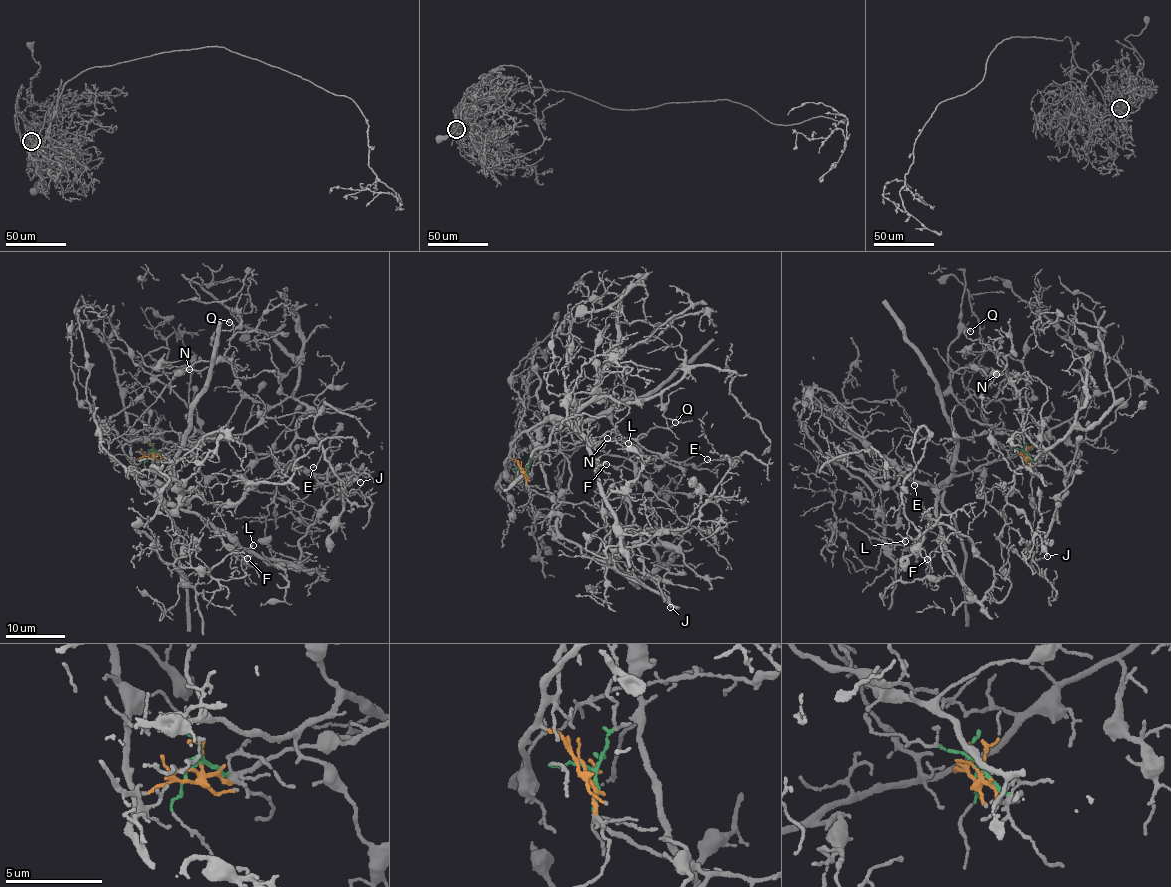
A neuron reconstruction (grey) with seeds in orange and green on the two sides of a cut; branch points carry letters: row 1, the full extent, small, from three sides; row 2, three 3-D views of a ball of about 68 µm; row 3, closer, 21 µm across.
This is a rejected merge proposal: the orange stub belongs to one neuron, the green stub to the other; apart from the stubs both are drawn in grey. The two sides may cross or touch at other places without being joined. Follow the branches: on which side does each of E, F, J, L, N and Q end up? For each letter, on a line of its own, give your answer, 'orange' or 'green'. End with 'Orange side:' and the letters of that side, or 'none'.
E: orange
F: orange
J: green
L: orange
N: green
Q: green
Orange side: E, F, L

